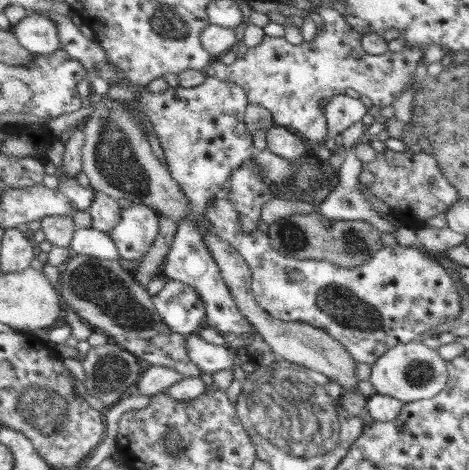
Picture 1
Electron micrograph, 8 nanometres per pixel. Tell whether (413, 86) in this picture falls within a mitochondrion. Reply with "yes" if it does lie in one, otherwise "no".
no

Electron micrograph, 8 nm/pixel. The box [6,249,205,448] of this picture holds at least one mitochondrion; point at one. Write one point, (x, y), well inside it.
(49, 414)

